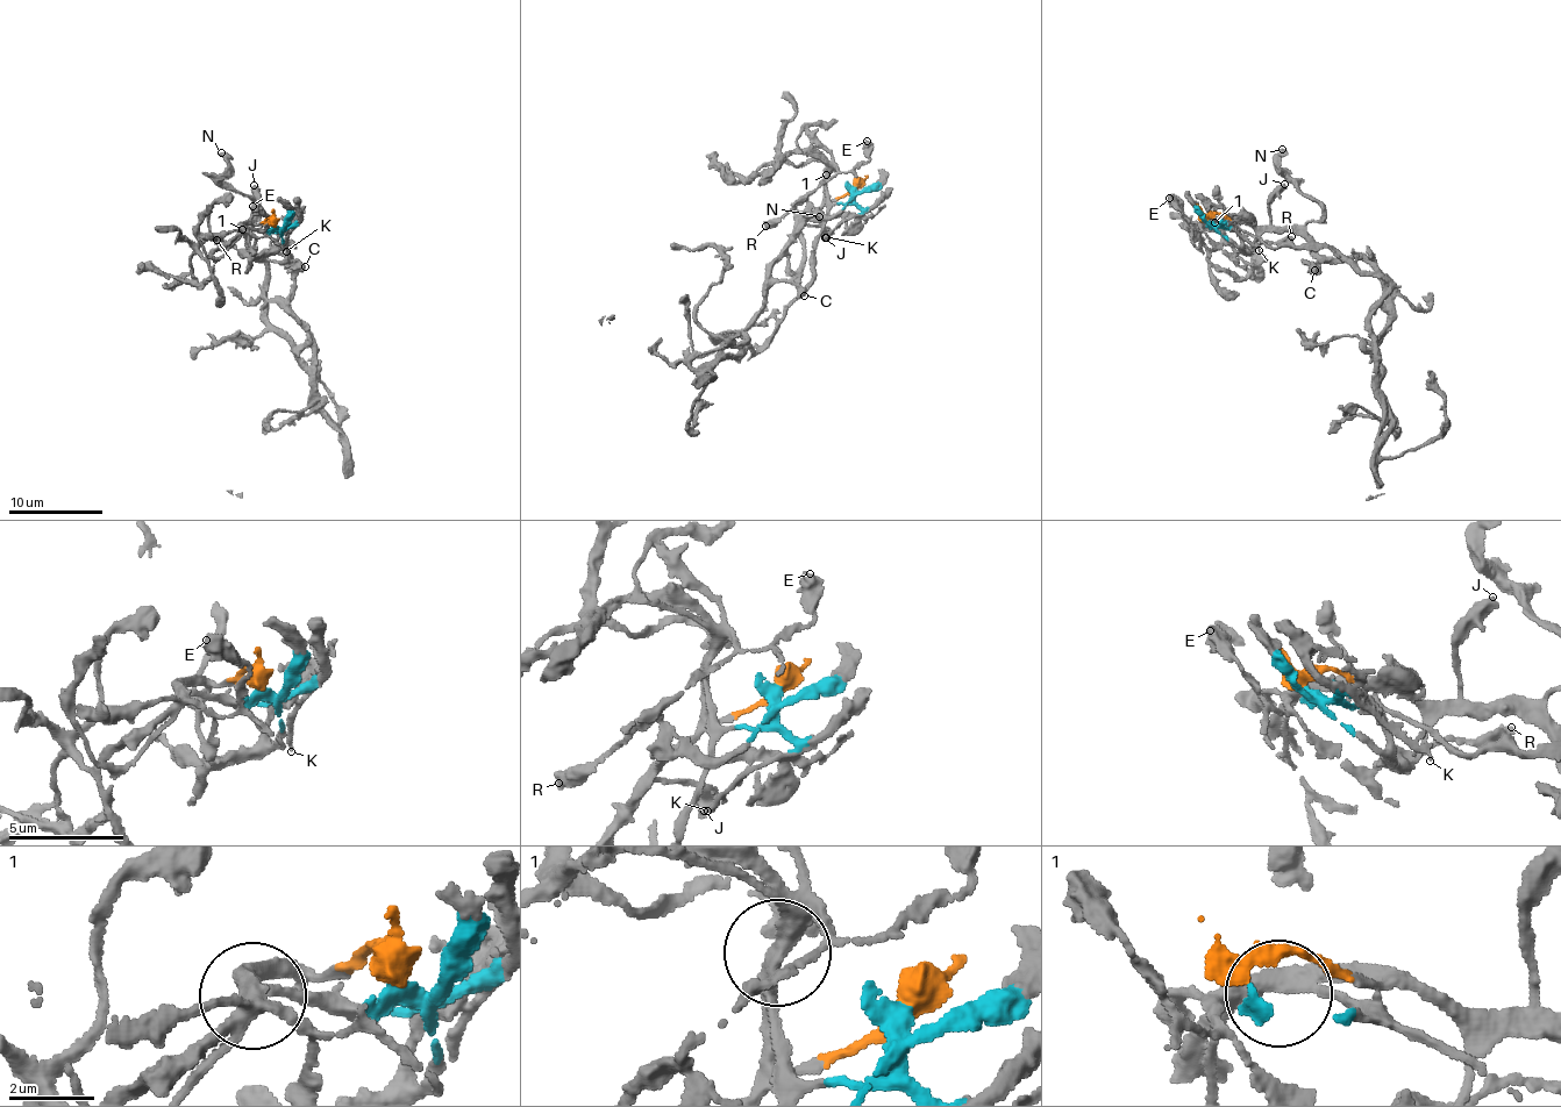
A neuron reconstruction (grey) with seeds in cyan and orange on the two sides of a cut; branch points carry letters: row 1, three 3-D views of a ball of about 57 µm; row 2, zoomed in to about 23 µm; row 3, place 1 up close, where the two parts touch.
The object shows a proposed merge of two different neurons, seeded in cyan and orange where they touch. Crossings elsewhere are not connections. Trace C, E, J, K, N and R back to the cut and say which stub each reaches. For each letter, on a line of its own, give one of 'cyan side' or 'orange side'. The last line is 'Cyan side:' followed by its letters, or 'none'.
C: orange side
E: cyan side
J: orange side
K: cyan side
N: orange side
R: cyan side
Cyan side: E, K, R

